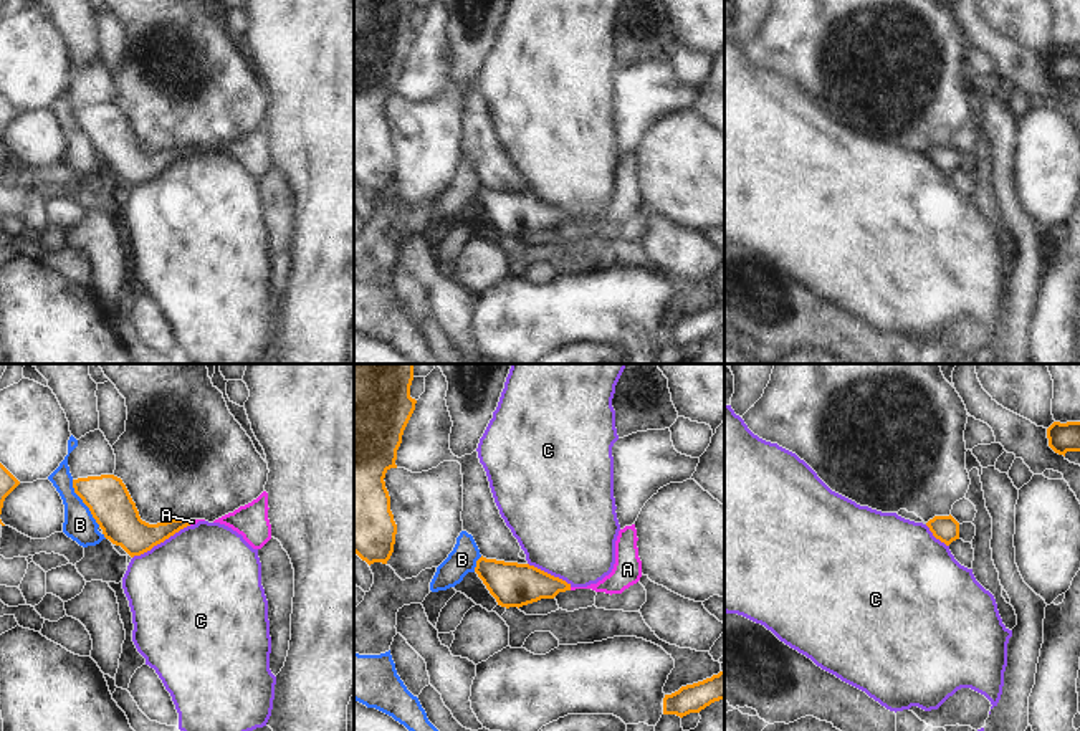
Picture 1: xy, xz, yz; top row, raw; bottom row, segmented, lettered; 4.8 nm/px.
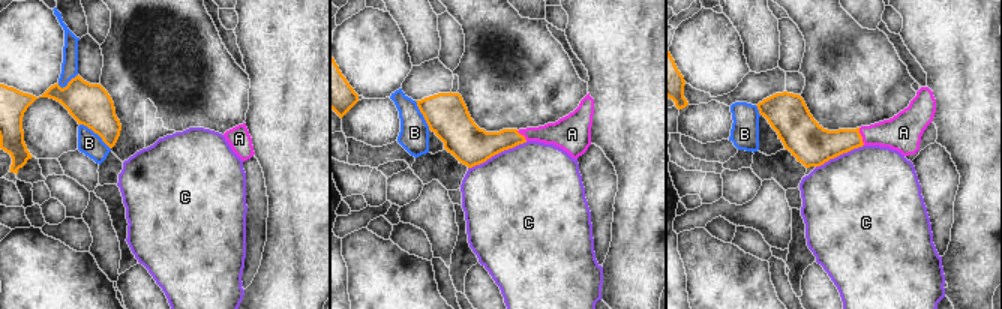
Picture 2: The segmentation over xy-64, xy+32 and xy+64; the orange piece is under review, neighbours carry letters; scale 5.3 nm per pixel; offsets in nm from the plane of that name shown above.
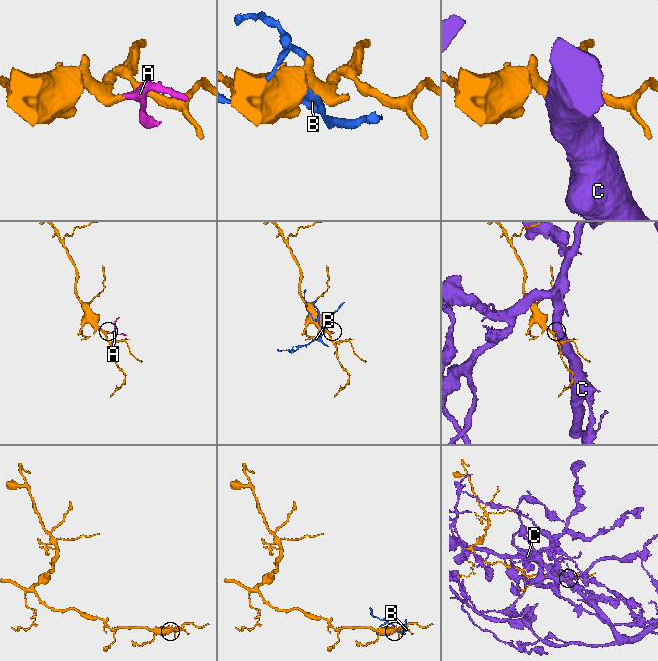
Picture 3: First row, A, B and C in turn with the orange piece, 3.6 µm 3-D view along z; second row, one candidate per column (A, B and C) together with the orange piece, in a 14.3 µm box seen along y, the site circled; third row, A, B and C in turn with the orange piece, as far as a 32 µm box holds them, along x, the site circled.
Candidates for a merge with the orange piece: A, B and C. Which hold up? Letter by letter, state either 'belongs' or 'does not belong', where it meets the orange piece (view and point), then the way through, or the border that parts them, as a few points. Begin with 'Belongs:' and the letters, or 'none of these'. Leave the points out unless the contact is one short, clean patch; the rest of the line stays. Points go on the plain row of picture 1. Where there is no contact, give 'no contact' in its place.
Belongs: A
A: belongs; meets orange in xy at (189, 152); runs through xy (139, 166), (189, 152), (192, 151)
B: does not belong; meets orange in xy at (83, 131)
C: does not belong; meets orange in xy at (161, 171); border along xy (189, 154), (133, 187)

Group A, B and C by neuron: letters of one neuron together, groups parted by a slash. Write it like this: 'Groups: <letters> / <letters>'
Groups: A / B / C.

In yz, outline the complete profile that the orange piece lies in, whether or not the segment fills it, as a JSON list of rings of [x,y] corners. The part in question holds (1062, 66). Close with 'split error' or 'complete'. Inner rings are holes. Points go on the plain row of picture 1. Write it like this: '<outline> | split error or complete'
[[[1054,51],[1047,58],[1049,76],[1063,84],[1067,81],[1080,81],[1080,51]]] | complete

